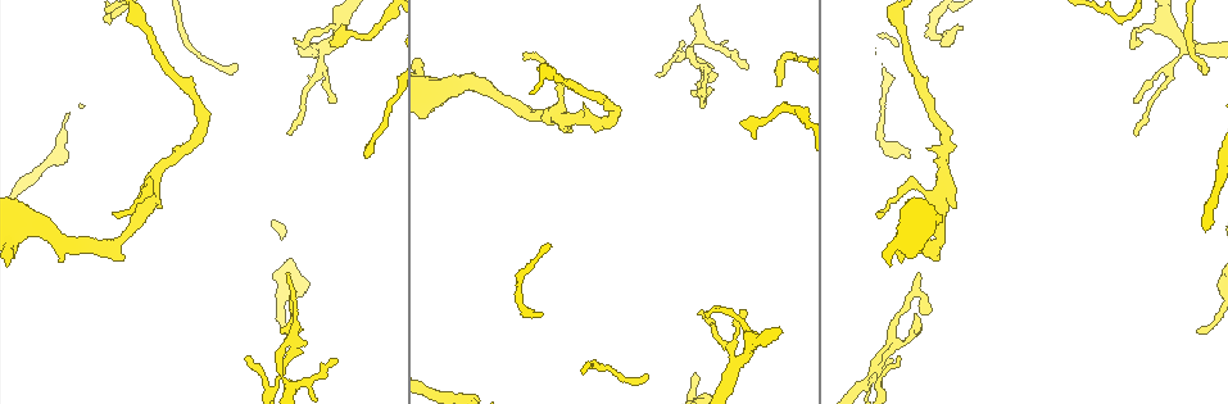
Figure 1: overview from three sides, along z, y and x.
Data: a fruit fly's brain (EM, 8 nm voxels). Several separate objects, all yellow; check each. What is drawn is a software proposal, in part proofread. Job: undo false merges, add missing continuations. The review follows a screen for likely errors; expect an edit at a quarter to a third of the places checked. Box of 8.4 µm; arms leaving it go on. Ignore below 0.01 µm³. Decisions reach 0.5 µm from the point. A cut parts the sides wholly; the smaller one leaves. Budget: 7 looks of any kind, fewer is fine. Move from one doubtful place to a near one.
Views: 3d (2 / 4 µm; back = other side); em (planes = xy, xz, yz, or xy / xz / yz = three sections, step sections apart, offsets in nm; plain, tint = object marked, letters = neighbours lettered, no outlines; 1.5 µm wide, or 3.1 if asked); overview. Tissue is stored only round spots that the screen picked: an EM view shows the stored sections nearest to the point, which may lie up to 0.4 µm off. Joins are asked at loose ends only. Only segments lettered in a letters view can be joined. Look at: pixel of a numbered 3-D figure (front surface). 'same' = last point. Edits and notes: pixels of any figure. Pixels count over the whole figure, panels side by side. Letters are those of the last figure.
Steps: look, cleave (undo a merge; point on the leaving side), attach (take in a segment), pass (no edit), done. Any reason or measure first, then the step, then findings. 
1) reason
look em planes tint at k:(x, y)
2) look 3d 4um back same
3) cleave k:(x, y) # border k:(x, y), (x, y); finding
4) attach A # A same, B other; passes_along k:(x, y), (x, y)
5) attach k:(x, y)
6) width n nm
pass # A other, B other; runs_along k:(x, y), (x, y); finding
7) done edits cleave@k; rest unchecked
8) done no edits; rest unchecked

thin end
look em xz step 8 letters at 1:(876, 212)

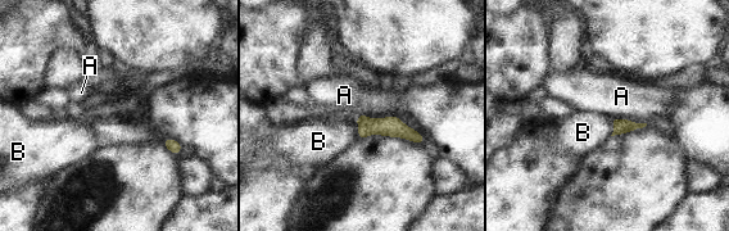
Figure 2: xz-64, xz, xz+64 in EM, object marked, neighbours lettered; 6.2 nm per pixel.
pass # A other, B other; border 2:(612, 116), (620, 119), (646, 123); no lettered segment goes on from it

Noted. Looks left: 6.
an open end
look 3d 4um at 1:(700, 315)

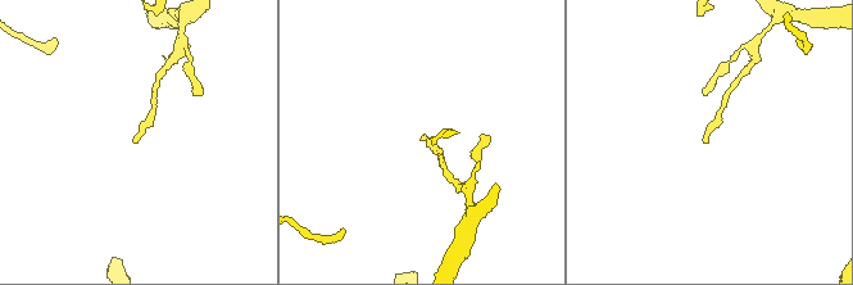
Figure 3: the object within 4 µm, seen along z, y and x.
look em xy step 4 tint at 3:(133, 143)

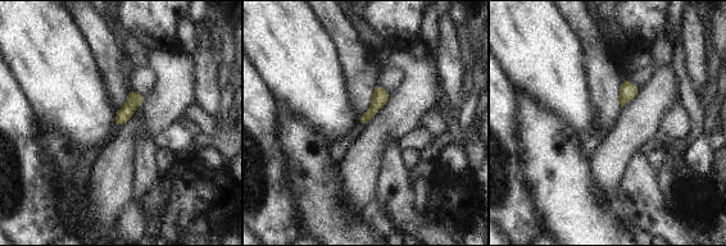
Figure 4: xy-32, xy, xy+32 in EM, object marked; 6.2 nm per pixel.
look em yz step 8 letters same

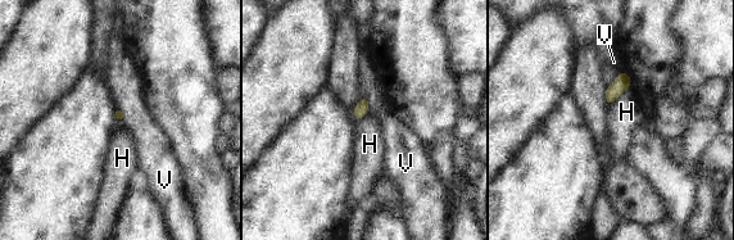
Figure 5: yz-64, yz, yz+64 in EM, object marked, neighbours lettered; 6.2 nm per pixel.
pass # H other, V other; no lettered segment goes on from it

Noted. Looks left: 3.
an open end
look em planes letters at 1:(1198, 330)

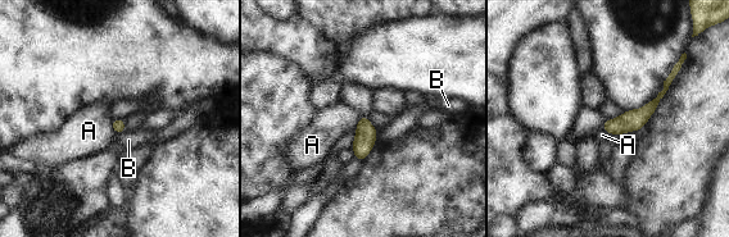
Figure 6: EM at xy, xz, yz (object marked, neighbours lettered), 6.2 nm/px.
pass # A other, B other; border 6:(112, 119), (112, 127), (117, 133); none of them fits

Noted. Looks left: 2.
done no edits; rest unchecked

